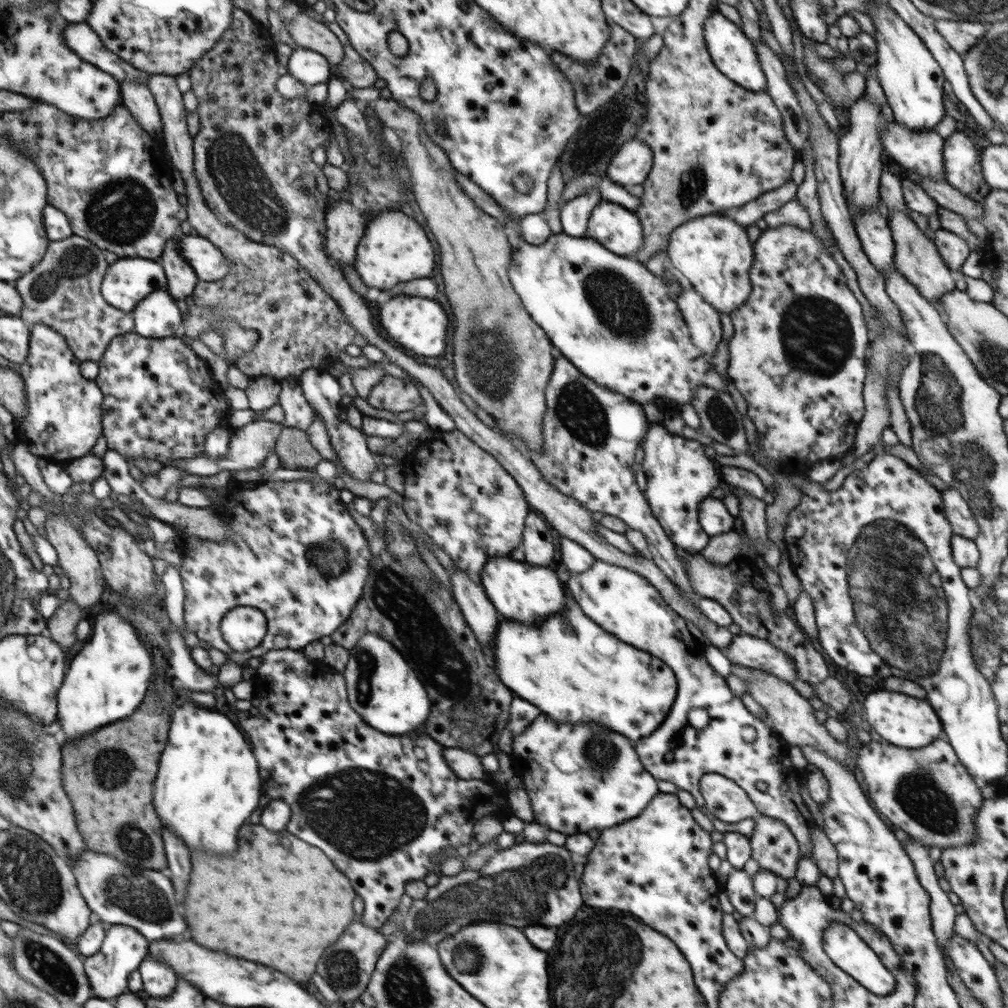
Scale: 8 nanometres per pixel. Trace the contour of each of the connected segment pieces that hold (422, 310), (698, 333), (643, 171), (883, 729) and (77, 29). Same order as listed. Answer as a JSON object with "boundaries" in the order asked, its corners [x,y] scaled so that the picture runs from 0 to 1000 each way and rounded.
{"boundaries":[[[[396,293],[389,295],[381,303],[376,303],[375,317],[383,331],[401,346],[413,353],[435,353],[442,347],[442,331],[444,331],[444,313],[440,306],[425,296]]],[[[677,286],[671,299],[684,325],[688,342],[700,354],[708,354],[714,338],[717,337],[713,310],[706,306],[688,286],[686,288]]],[[[627,138],[620,141],[600,164],[607,181],[619,186],[638,183],[648,164],[648,151],[637,139]]],[[[867,687],[855,695],[857,699],[857,712],[871,727],[876,735],[893,742],[910,743],[918,741],[931,732],[937,732],[935,716],[931,708],[919,694],[911,694],[891,687]]],[[[68,23],[63,32],[65,44],[82,60],[113,75],[117,81],[136,79],[146,84],[149,74],[137,69],[99,40],[85,23]]]]}

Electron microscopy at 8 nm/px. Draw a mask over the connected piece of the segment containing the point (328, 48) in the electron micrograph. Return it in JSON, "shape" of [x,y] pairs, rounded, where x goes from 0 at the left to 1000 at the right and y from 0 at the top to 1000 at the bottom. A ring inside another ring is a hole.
{"shape":[[[302,12],[296,14],[294,19],[281,22],[296,47],[316,52],[329,65],[341,58],[340,44],[322,24],[314,22]]]}

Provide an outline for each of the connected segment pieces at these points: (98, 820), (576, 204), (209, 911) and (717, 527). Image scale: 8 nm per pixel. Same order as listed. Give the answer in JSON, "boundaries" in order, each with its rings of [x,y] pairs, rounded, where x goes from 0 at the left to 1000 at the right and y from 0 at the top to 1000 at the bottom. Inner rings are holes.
{"boundaries":[[[[149,680],[148,691],[133,709],[121,713],[117,718],[107,718],[85,731],[61,735],[61,747],[63,751],[63,781],[77,802],[77,817],[81,817],[81,829],[85,829],[85,839],[109,847],[129,859],[161,864],[167,859],[164,845],[163,825],[159,811],[152,799],[152,778],[159,762],[161,744],[165,742],[170,708],[173,706],[175,692],[165,692],[165,696],[153,692],[152,681]]],[[[591,186],[560,201],[556,209],[558,231],[569,235],[584,235],[583,219],[587,207],[597,199],[597,193]]],[[[244,817],[238,821],[236,843],[230,849],[206,849],[200,845],[190,847],[190,869],[185,889],[185,915],[196,937],[224,944],[248,954],[274,960],[294,974],[304,974],[313,964],[313,956],[327,937],[349,917],[349,895],[353,885],[347,873],[333,863],[333,859],[315,841],[302,837],[292,827],[268,825],[262,819]]],[[[704,493],[698,495],[693,502],[693,519],[698,528],[705,533],[726,527],[728,512],[716,498],[716,495]]]]}

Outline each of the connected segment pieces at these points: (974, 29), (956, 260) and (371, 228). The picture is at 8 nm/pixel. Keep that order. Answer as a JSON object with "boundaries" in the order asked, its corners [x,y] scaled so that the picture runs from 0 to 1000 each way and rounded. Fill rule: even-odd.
{"boundaries":[[[[932,19],[928,21],[929,29],[950,54],[957,54],[978,34],[979,25],[971,22],[948,22]]],[[[932,227],[927,230],[927,236],[924,237],[929,244],[931,251],[937,262],[940,264],[944,270],[950,269],[956,260],[962,254],[960,242],[948,232],[944,232],[940,228]]],[[[398,208],[376,210],[363,224],[363,230],[353,246],[351,267],[365,286],[384,289],[397,280],[425,276],[431,268],[431,248],[421,226]]]]}

